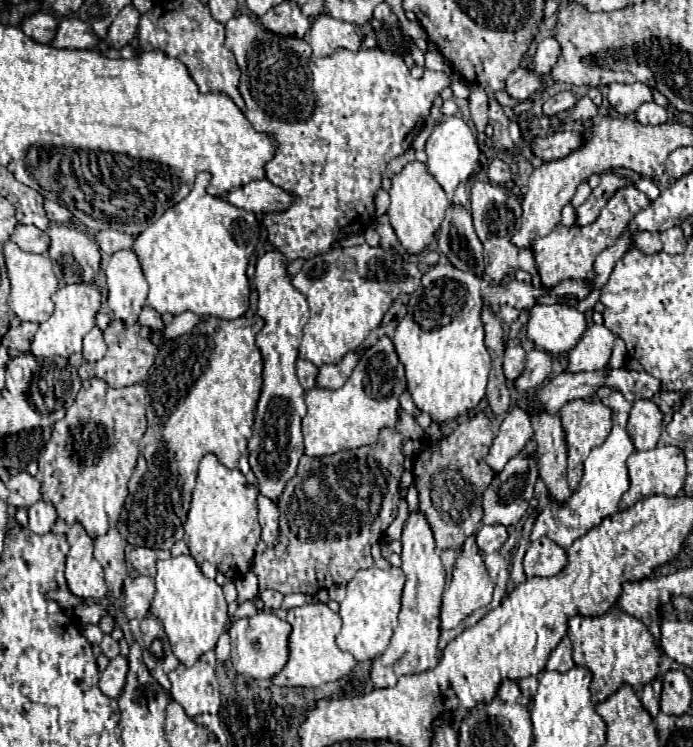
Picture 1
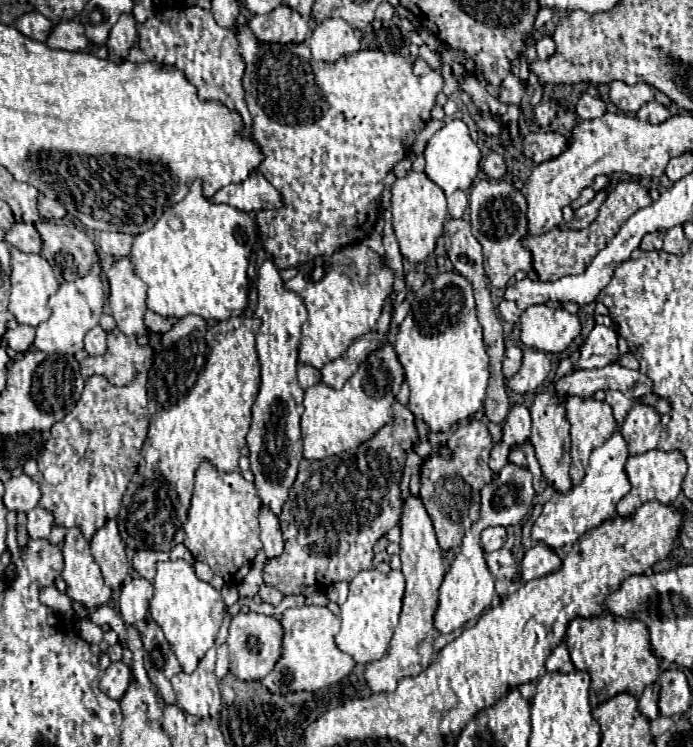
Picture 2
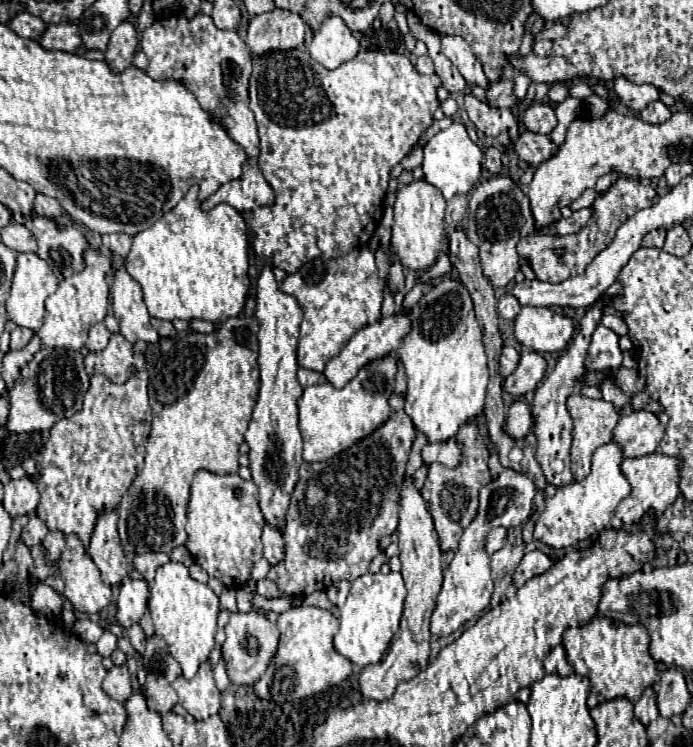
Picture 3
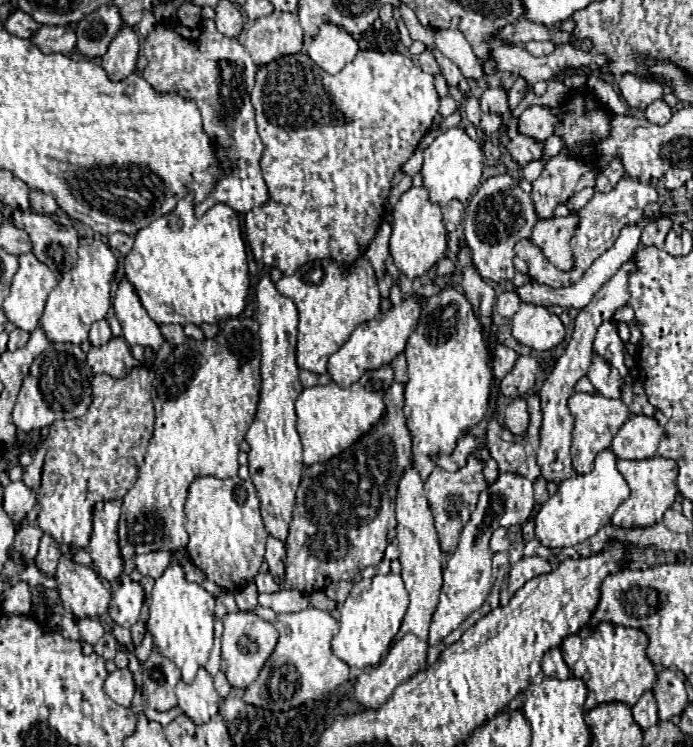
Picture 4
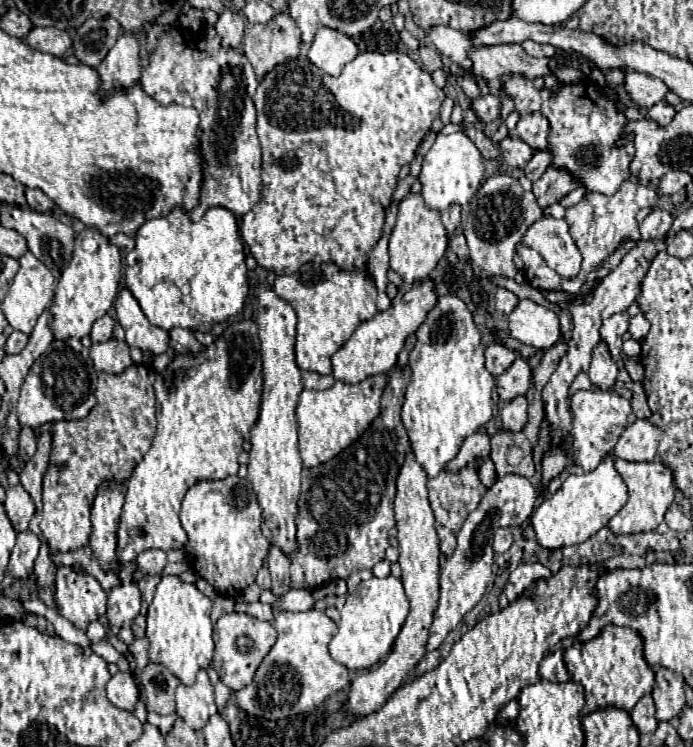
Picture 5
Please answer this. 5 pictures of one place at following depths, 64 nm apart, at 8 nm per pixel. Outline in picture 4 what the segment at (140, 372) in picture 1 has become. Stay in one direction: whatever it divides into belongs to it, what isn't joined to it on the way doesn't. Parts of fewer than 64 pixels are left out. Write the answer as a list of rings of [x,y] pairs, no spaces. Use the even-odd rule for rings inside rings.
[[[114,336],[106,346],[92,348],[86,356],[86,362],[94,374],[104,372],[112,378],[124,378],[132,368],[140,366],[130,352],[130,344],[118,336]]]

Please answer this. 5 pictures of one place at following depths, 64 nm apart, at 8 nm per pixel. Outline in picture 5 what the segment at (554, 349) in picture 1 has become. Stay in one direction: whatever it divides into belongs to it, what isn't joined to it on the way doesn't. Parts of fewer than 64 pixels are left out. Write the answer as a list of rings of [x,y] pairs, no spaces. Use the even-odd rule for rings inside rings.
[[[520,300],[516,310],[508,316],[510,336],[522,344],[548,350],[560,338],[560,322],[556,312],[532,300]]]

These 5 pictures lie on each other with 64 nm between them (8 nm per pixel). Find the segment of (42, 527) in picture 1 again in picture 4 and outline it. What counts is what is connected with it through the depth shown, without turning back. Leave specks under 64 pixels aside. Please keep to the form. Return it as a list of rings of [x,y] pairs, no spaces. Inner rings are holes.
[[[28,524],[26,528],[22,528],[18,534],[16,534],[16,540],[14,540],[14,548],[16,548],[16,554],[12,556],[14,560],[16,558],[36,558],[38,554],[38,544],[40,544],[40,538],[42,538],[42,528],[36,526],[36,524]]]

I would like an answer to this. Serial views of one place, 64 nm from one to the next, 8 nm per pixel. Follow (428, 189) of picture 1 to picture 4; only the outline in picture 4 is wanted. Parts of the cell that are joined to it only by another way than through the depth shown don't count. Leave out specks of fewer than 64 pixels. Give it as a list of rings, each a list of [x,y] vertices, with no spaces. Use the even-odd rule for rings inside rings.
[[[412,186],[400,196],[398,204],[394,206],[394,222],[390,236],[390,254],[394,258],[394,264],[408,278],[418,278],[426,274],[444,252],[446,228],[442,222],[442,206],[428,198],[428,190],[424,186]]]

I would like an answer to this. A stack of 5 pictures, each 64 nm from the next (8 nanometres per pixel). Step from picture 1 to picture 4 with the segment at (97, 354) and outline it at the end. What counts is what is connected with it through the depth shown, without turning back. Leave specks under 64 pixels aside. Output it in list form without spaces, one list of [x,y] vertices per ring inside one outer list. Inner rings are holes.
[[[106,320],[92,324],[92,328],[90,328],[90,344],[92,346],[104,346],[110,338],[112,338],[112,332],[110,332],[110,326]]]

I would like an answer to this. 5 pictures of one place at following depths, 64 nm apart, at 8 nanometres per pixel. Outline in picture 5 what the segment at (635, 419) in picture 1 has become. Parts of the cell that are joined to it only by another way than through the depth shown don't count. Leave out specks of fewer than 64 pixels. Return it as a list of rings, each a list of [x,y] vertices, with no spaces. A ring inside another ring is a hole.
[[[636,420],[622,432],[614,446],[614,456],[628,462],[652,462],[656,458],[660,436],[662,430],[658,426],[648,420]]]

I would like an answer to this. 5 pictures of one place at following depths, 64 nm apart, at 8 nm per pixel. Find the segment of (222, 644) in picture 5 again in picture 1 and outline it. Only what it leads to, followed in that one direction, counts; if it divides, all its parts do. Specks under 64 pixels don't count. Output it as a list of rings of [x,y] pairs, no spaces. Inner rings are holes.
[[[258,612],[252,618],[240,618],[230,628],[232,638],[232,664],[236,672],[250,678],[272,678],[288,662],[288,638],[292,626],[286,620],[280,620],[272,612]]]

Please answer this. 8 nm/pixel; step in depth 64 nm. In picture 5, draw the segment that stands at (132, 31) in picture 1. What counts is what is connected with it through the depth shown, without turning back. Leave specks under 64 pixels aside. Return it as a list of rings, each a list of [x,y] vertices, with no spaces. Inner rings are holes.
[[[122,32],[118,42],[110,48],[106,58],[98,66],[98,74],[102,78],[104,92],[112,92],[120,86],[132,86],[132,82],[140,80],[140,46],[134,34]]]

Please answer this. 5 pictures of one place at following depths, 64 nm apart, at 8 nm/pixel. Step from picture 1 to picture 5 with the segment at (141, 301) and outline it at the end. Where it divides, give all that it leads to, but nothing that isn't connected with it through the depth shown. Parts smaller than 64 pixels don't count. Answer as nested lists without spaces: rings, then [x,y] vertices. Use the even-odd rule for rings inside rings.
[[[122,288],[118,292],[114,308],[118,322],[126,332],[126,342],[130,344],[130,348],[150,350],[154,354],[162,354],[168,350],[168,332],[148,322],[138,300],[128,288]]]

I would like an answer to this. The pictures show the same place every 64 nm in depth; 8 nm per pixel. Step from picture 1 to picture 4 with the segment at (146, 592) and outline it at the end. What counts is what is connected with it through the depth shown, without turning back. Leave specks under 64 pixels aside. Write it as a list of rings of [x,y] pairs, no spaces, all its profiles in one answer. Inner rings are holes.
[[[126,560],[124,565],[124,574],[118,580],[116,592],[112,594],[110,616],[116,624],[130,628],[132,624],[138,622],[138,616],[144,604],[144,588],[130,579],[130,573],[135,568],[133,560]],[[114,604],[118,610],[114,610]]]

